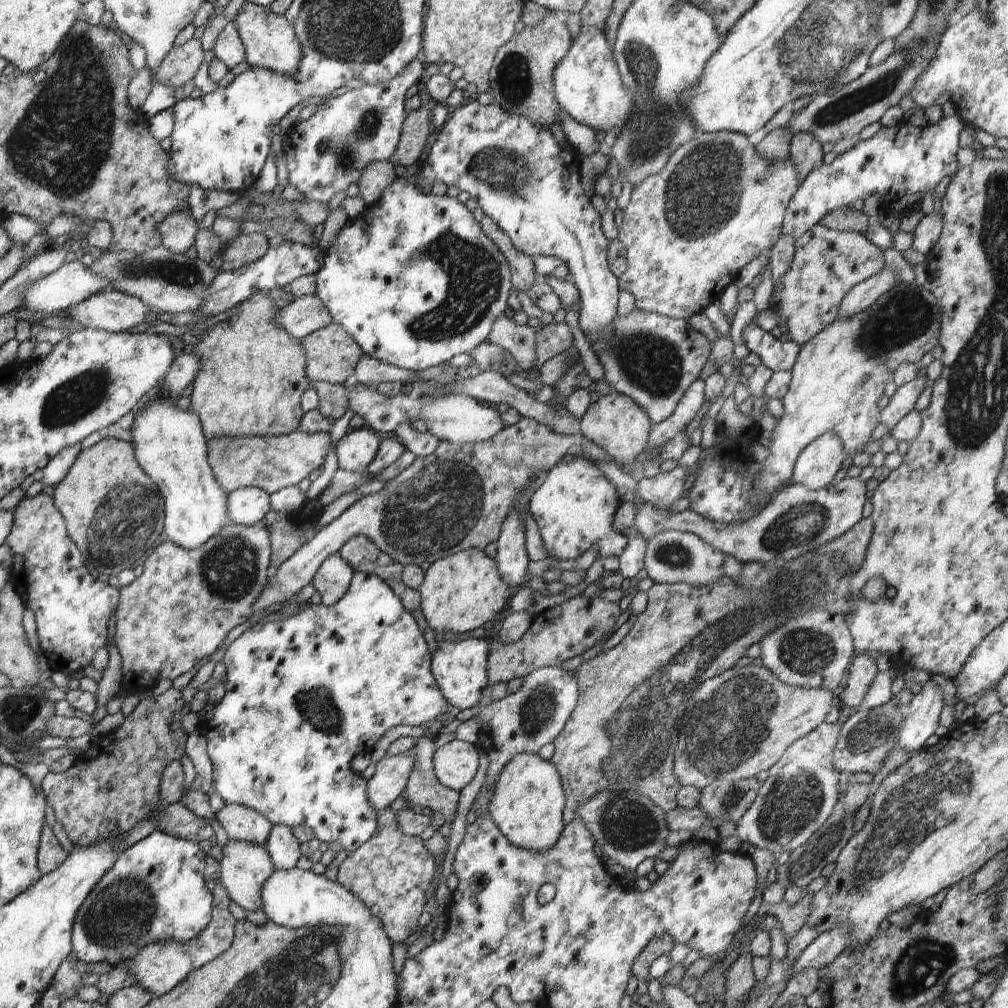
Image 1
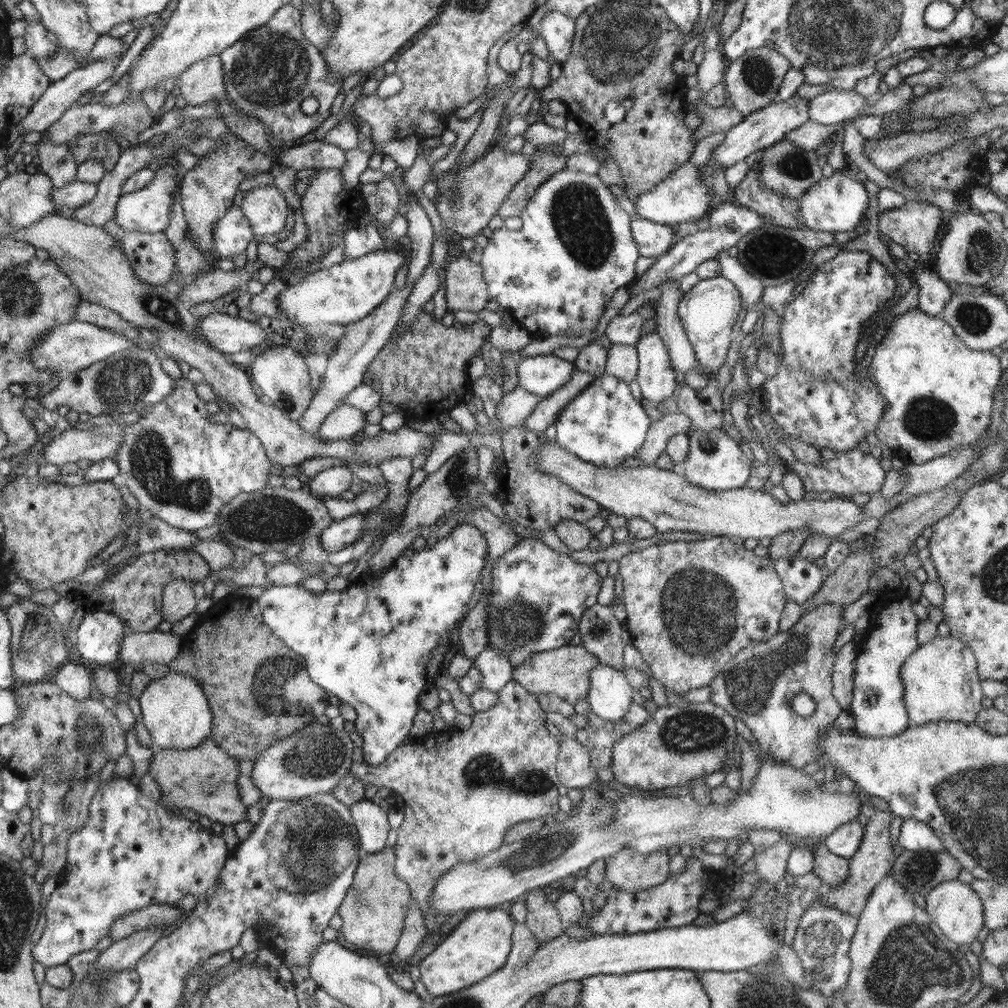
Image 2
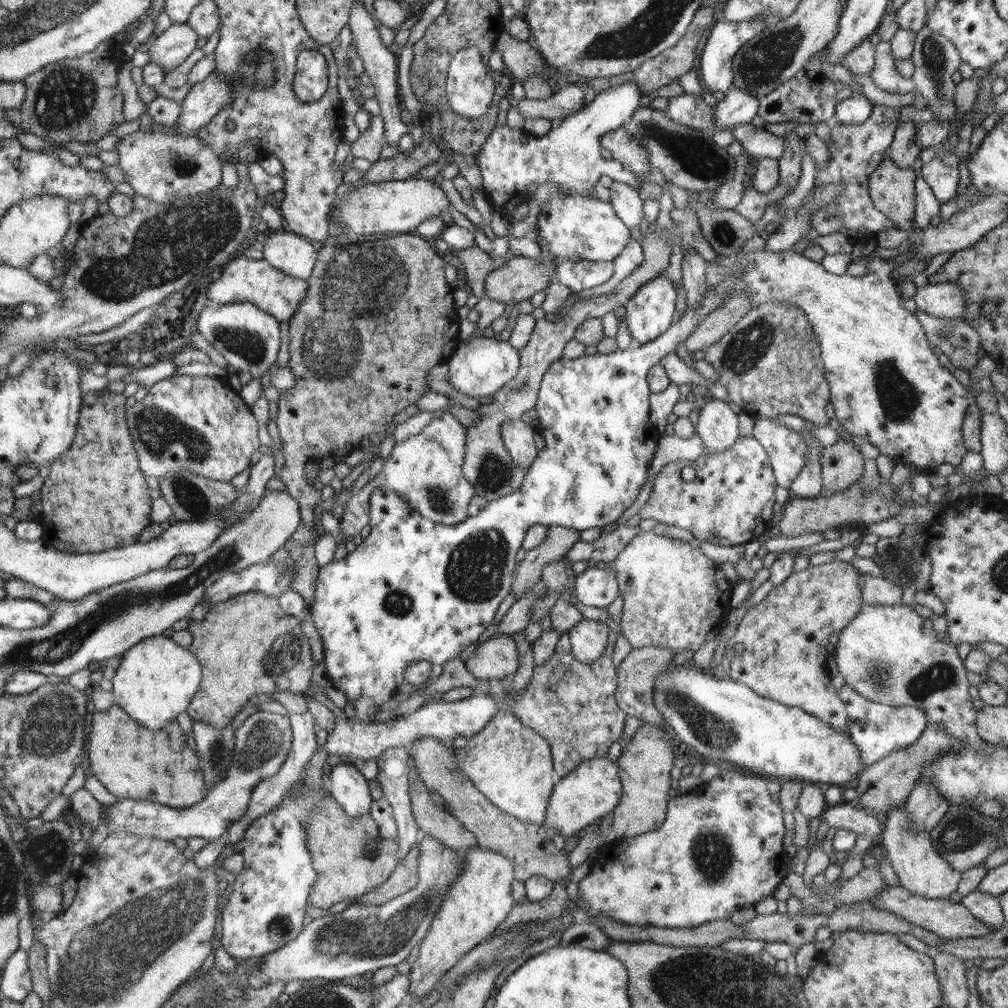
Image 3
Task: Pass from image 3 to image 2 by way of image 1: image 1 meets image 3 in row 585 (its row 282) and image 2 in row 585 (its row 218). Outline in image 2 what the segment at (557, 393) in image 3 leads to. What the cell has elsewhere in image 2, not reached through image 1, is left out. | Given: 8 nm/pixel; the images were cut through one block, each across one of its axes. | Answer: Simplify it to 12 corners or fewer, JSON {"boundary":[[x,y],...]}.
{"boundary":[[469,522],[340,591],[267,584],[264,622],[356,710],[403,744],[465,618]]}

